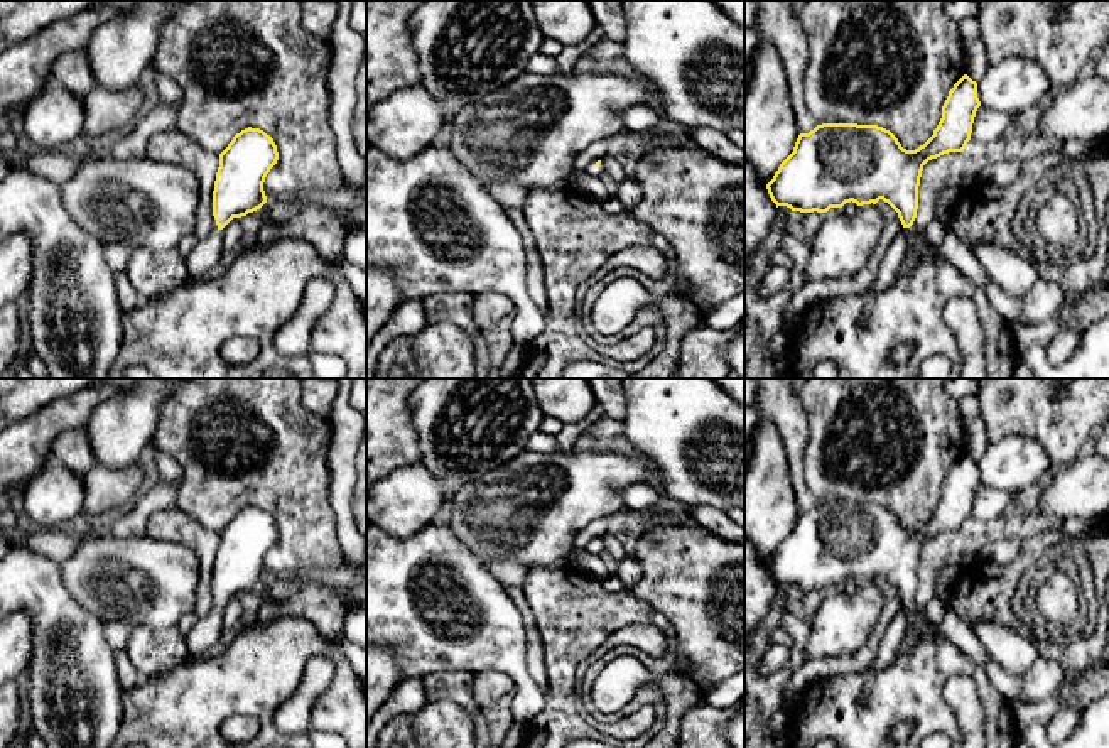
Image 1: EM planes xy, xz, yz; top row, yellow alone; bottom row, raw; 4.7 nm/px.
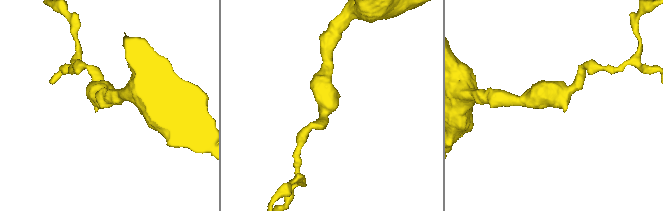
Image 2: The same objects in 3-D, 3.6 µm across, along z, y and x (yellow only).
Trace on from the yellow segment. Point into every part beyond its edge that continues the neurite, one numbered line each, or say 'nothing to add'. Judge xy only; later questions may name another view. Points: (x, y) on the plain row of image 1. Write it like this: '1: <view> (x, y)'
1: xy (206, 635)

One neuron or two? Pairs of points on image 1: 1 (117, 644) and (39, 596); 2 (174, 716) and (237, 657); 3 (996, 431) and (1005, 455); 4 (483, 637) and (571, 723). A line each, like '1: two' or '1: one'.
1: two
2: one
3: two
4: two

